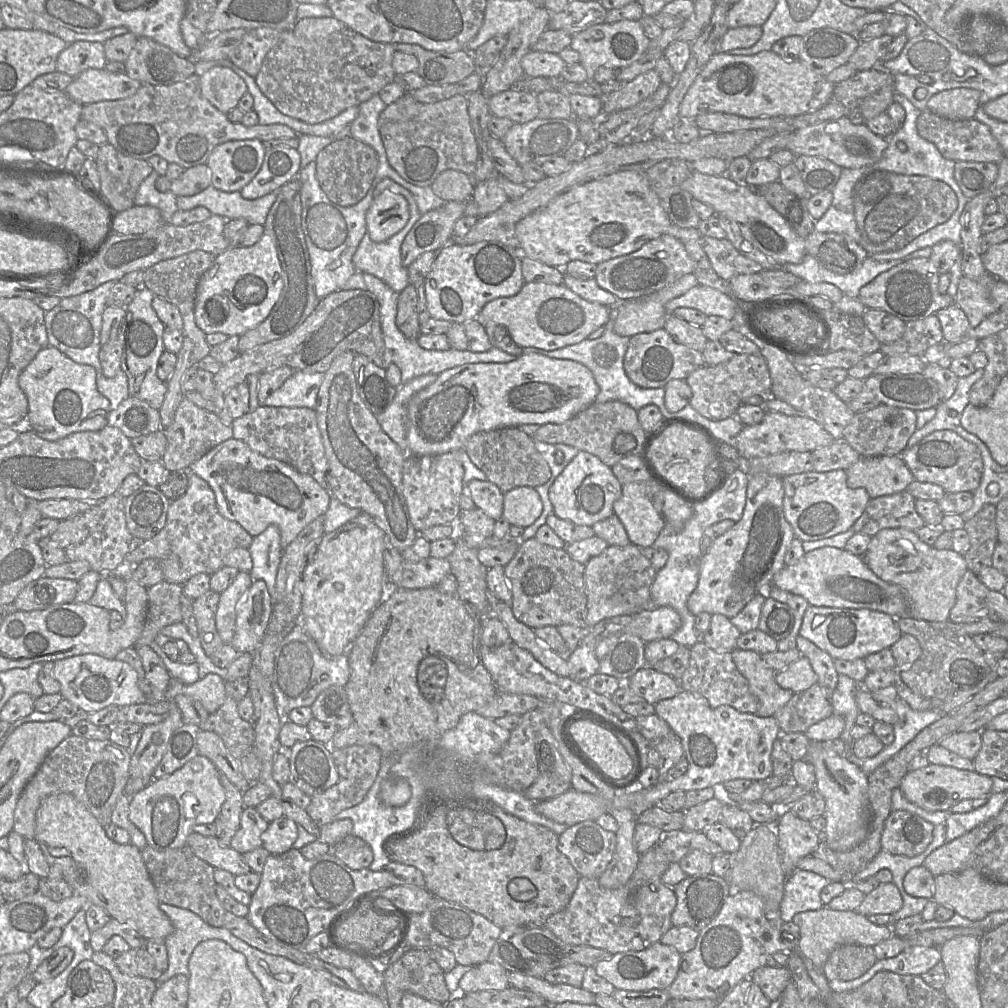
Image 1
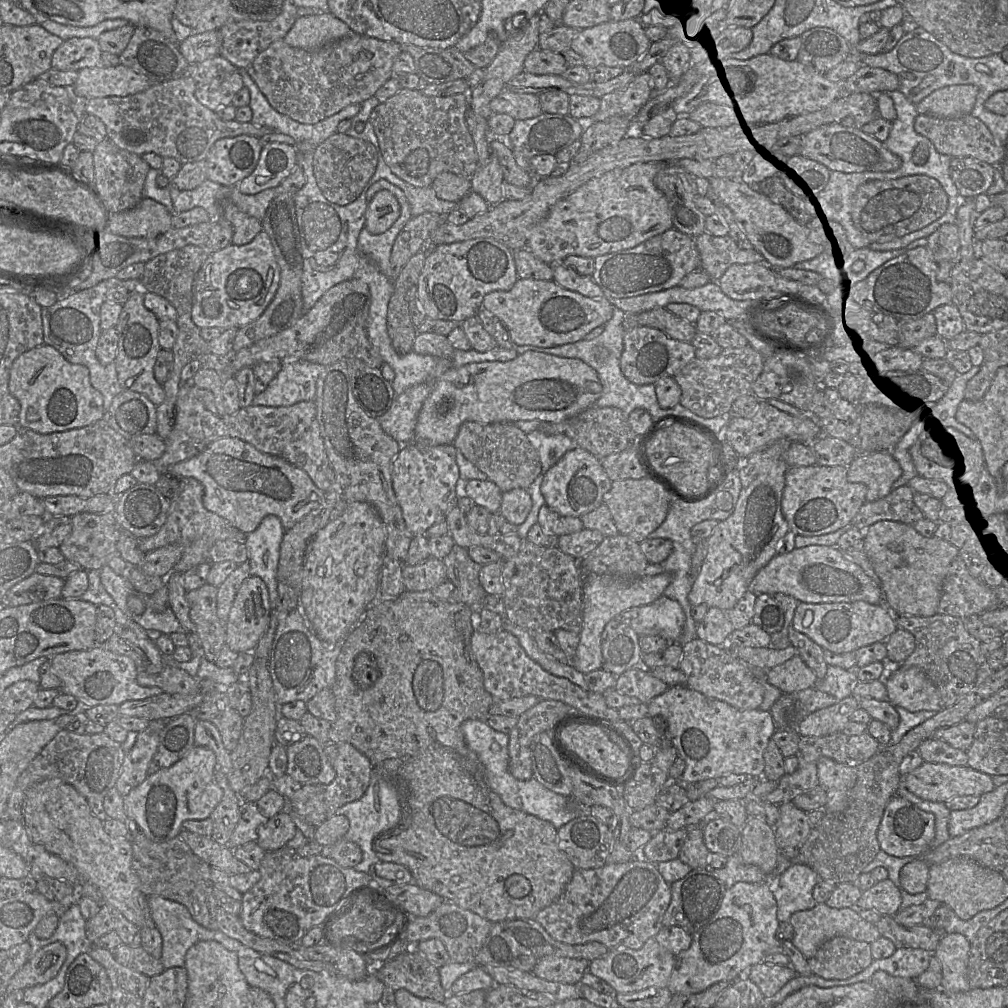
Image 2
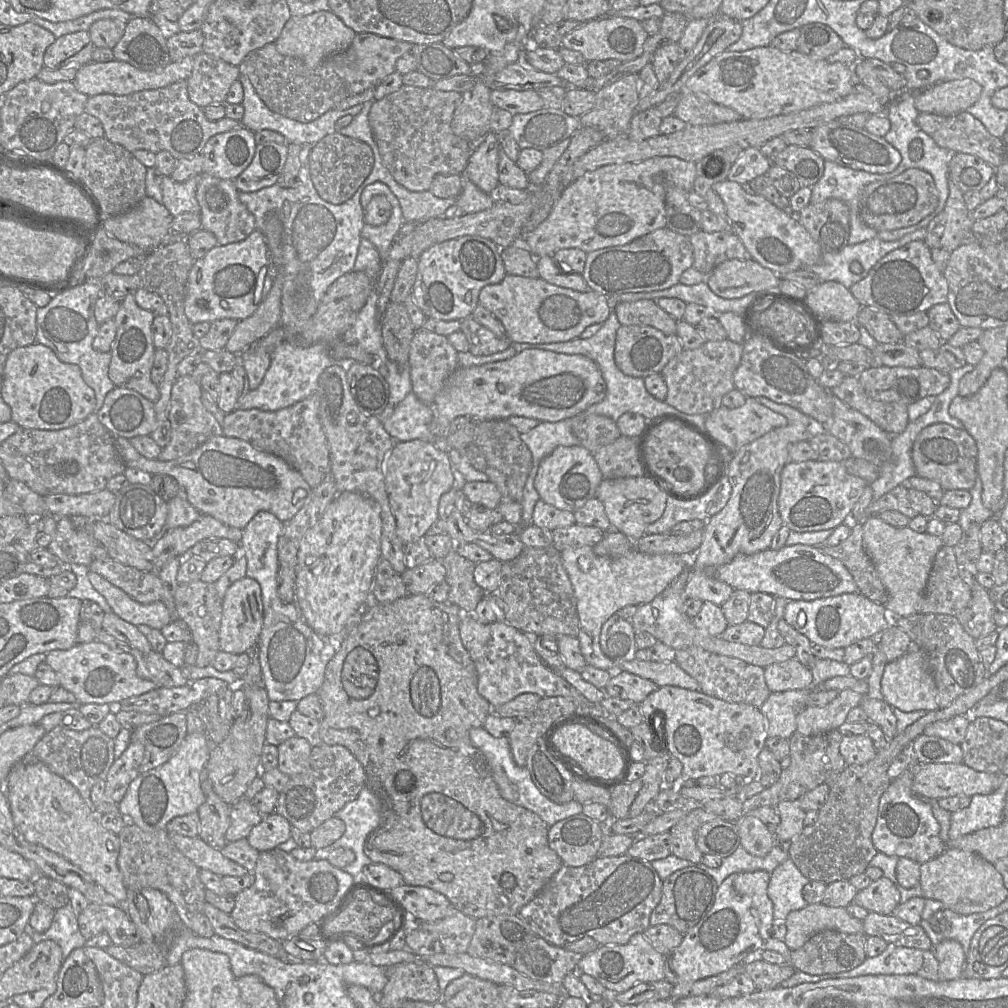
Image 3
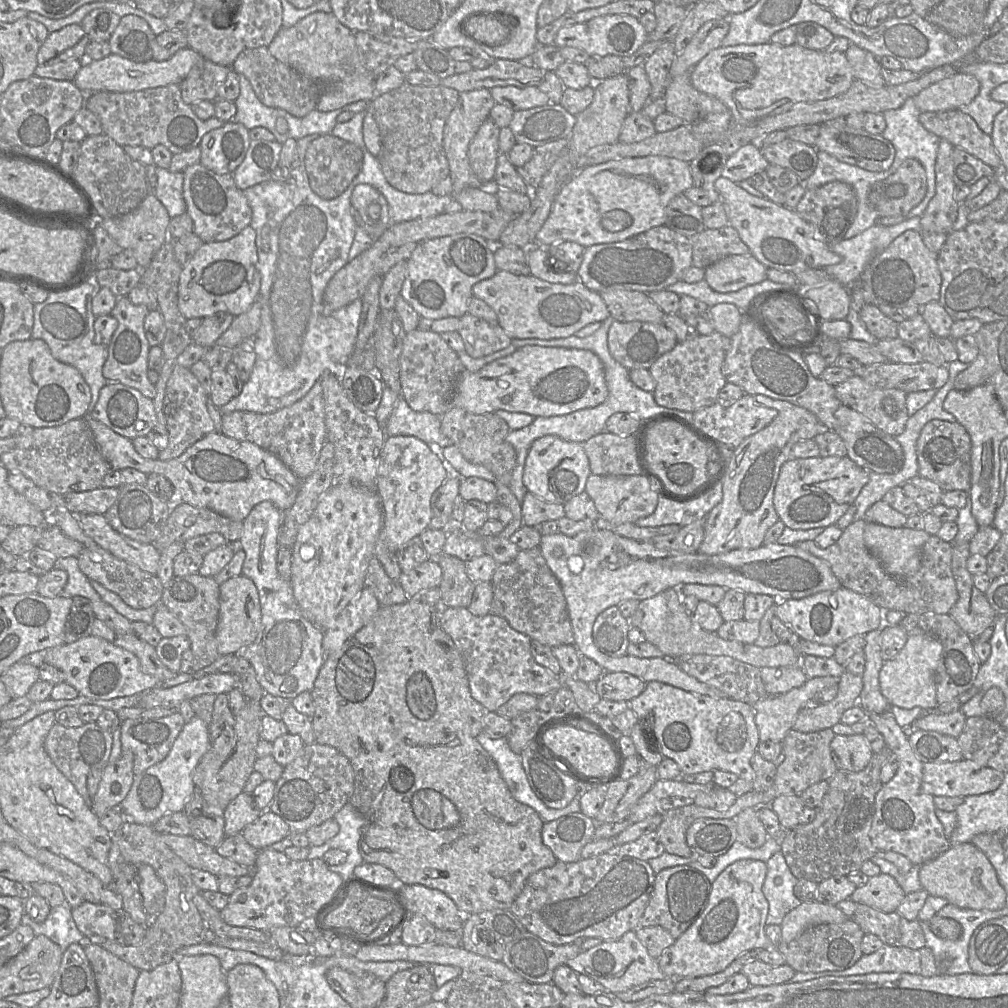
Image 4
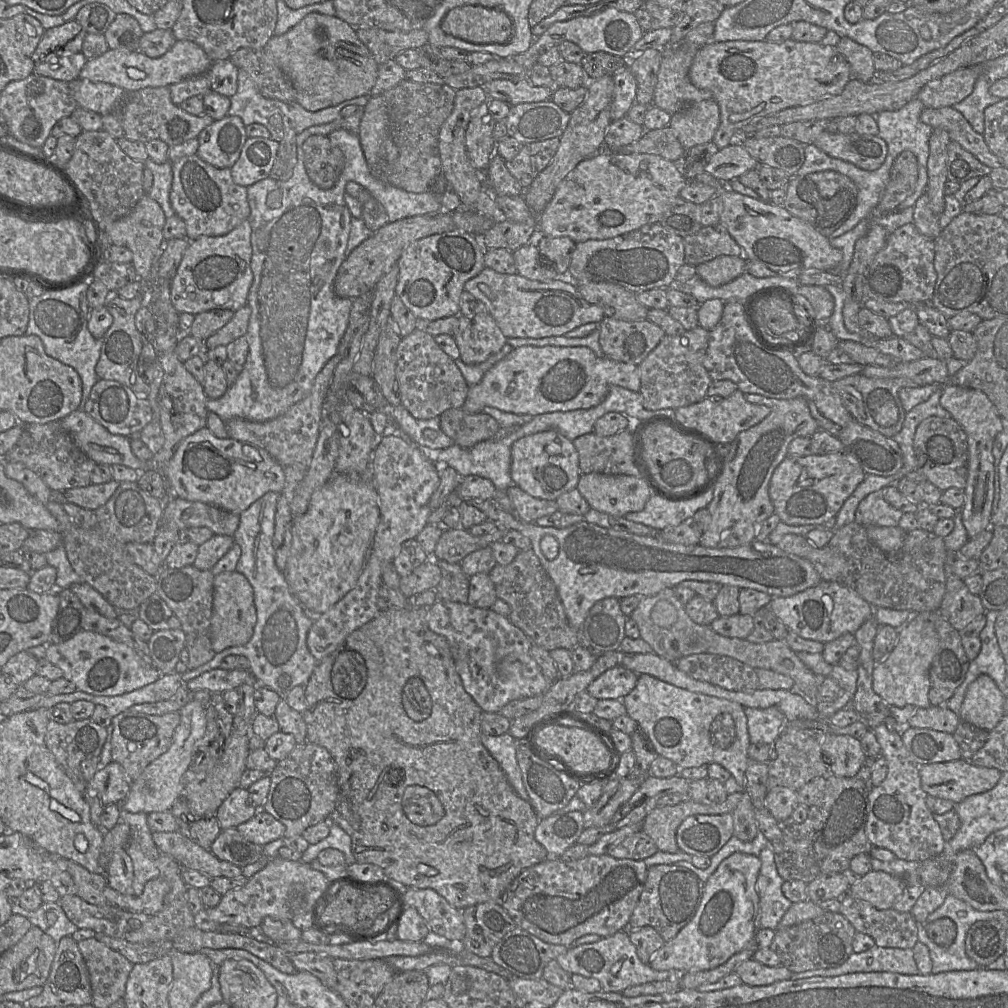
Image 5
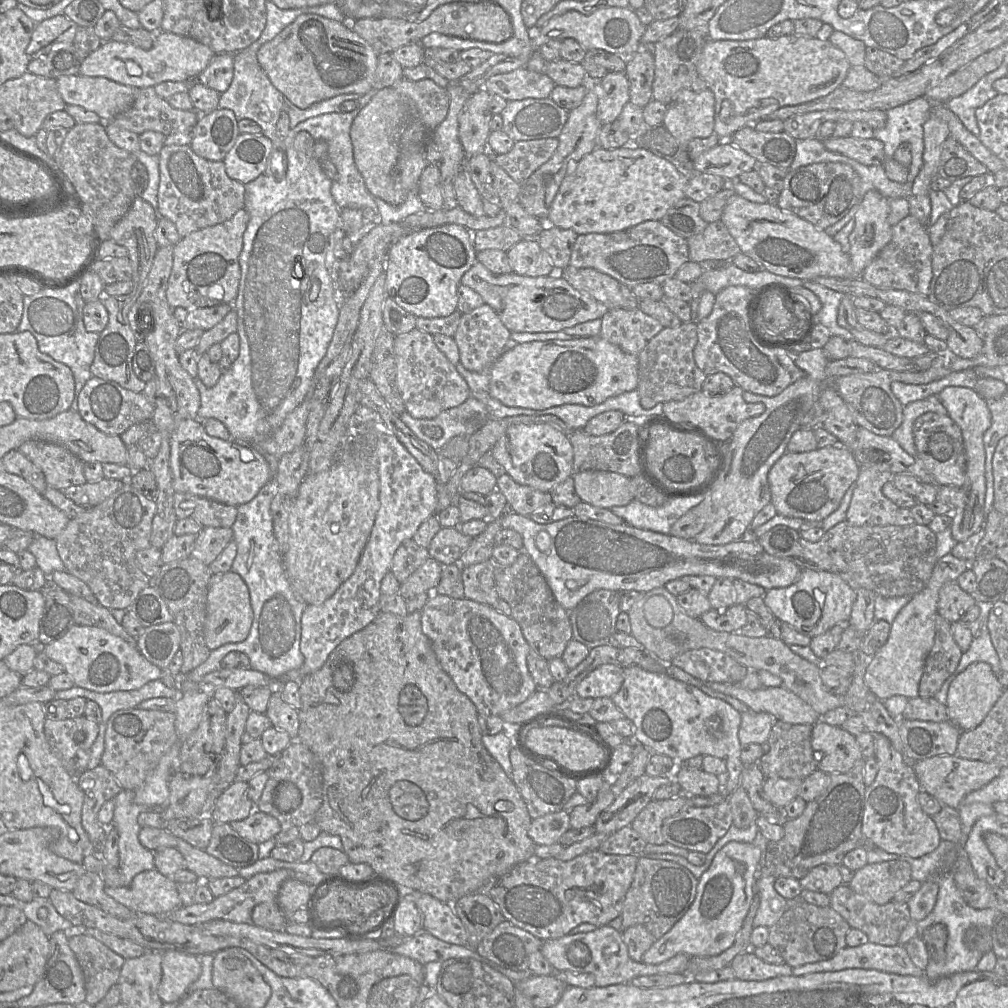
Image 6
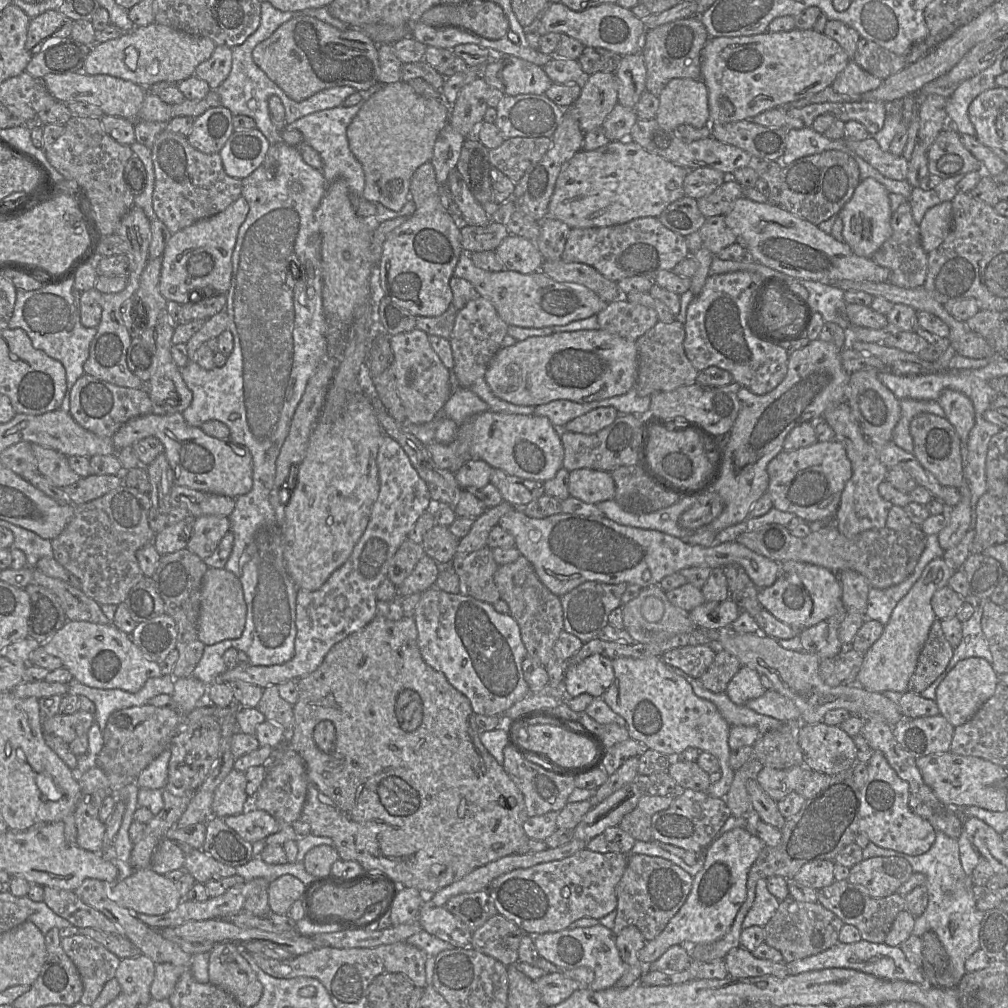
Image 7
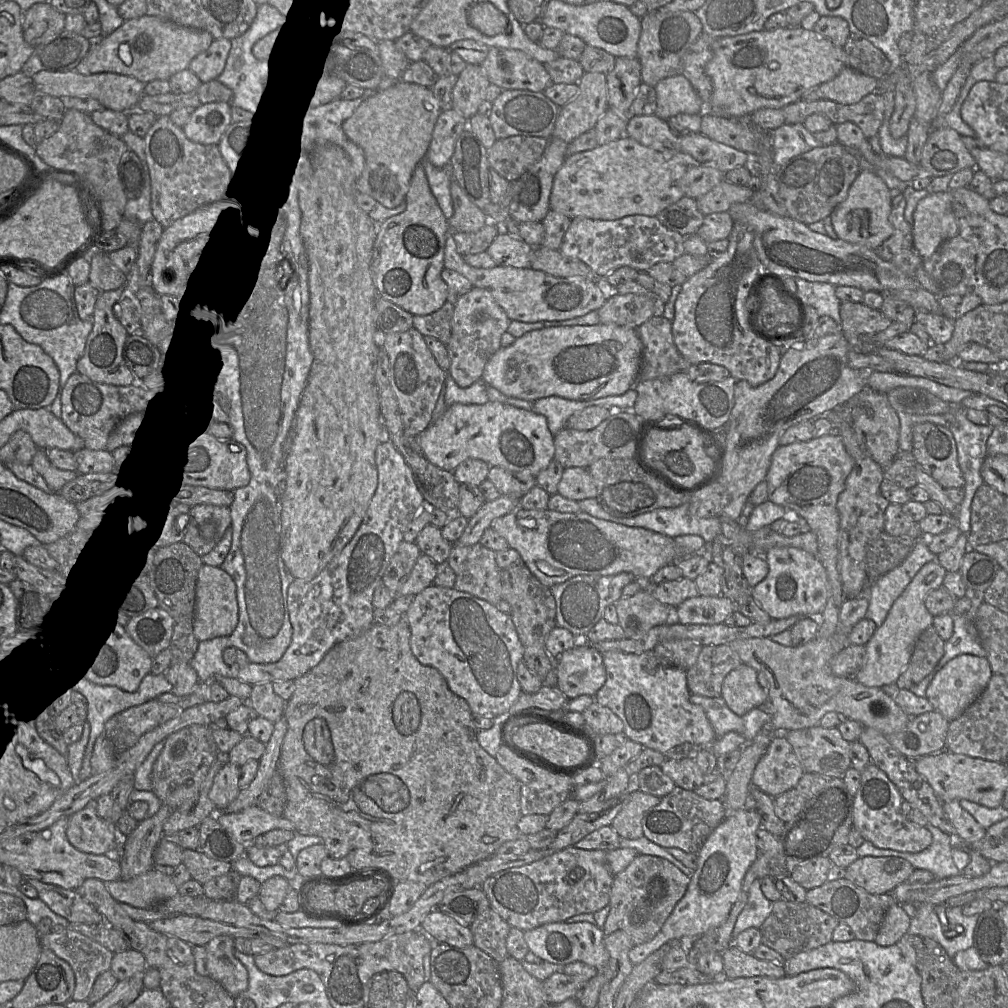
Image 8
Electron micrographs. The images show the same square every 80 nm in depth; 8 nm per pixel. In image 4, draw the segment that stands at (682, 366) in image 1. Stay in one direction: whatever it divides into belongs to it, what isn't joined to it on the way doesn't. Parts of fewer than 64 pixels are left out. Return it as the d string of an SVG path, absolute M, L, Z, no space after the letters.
M615 320L608 331L609 352L627 370L649 369L677 343L675 333L663 324Z

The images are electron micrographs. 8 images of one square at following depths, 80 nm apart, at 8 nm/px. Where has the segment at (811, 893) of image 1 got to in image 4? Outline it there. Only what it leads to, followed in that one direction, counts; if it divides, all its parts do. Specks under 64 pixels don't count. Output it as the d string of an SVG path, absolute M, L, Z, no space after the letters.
M781 852L775 853L767 862L767 874L763 894L768 901L767 925L781 925L783 918L802 902L794 894L798 879L792 874Z

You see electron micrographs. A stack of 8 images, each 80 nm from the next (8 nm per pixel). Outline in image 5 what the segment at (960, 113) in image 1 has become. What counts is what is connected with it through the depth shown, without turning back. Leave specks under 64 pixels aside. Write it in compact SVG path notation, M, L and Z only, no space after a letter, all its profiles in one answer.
M982 65L956 70L929 82L917 98L925 108L952 107L968 97L982 74Z

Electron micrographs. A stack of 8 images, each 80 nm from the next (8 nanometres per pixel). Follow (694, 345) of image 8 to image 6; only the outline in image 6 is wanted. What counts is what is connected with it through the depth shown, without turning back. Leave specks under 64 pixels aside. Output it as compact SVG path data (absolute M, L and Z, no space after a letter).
M729 286L715 295L714 306L709 316L696 323L698 341L693 352L694 360L706 375L722 372L730 376L735 385L744 391L774 397L792 383L805 377L805 373L795 364L794 357L787 349L769 348L753 333L746 312L751 290L745 286Z

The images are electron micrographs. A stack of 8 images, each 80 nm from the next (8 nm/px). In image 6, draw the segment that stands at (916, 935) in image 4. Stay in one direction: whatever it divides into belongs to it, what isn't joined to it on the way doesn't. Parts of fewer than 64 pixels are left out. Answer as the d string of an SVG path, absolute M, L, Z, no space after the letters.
M842 884L829 894L830 905L850 925L863 931L869 942L884 946L895 946L899 944L899 937L903 929L911 921L911 915L907 903L892 900L884 905L879 905L871 899L855 892L849 884Z

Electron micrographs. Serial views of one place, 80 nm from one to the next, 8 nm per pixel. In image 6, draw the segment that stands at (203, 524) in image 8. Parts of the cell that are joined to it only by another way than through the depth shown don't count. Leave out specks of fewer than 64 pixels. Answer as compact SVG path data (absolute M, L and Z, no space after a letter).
M203 527L196 535L191 556L209 566L233 540L232 528Z

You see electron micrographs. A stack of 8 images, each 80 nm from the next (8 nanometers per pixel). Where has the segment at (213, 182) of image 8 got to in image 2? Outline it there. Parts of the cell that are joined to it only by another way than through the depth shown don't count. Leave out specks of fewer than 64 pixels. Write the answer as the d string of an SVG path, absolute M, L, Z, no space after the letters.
M231 201L221 203L221 219L233 227L233 245L245 245L262 231L261 221L240 211Z

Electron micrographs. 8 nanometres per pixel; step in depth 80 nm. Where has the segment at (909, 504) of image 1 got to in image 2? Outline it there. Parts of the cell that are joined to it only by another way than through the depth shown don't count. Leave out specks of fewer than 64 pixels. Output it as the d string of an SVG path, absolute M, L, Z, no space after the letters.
M903 485L892 489L881 499L865 502L850 522L851 526L865 531L872 524L882 520L914 524L925 518L913 502L914 493L908 485Z

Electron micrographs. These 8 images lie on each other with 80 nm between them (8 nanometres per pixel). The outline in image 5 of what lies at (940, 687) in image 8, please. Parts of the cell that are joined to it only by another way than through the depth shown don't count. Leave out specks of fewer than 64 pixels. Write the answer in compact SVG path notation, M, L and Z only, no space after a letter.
M988 675L978 676L967 688L959 711L961 721L992 730L1004 715L1005 696Z

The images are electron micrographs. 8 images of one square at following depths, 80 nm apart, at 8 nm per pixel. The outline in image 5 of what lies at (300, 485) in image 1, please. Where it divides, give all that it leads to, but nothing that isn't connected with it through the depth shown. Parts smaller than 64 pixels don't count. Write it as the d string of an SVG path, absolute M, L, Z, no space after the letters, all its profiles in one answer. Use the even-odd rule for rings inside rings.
M81 408L59 421L77 446L96 464L124 465L139 472L152 470L149 461L142 461L133 454L132 437L110 433ZM208 427L199 429L183 439L166 468L164 468L164 473L161 474L175 496L189 501L214 505L238 515L265 493L269 491L281 493L285 486L284 467L266 450L230 437L218 438Z

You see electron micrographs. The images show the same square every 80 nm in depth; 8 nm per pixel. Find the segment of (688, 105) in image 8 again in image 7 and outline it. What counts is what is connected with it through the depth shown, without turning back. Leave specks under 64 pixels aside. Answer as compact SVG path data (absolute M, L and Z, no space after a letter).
M675 78L658 95L659 108L655 119L665 132L688 124L697 129L710 124L708 89L702 80Z

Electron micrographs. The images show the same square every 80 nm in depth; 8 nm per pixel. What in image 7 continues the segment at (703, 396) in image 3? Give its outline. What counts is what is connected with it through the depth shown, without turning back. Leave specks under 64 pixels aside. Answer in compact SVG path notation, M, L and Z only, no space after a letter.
M679 321L657 324L636 341L638 351L638 374L635 388L642 397L657 392L673 391L681 386L697 383L698 370L687 358L684 350L685 329Z

